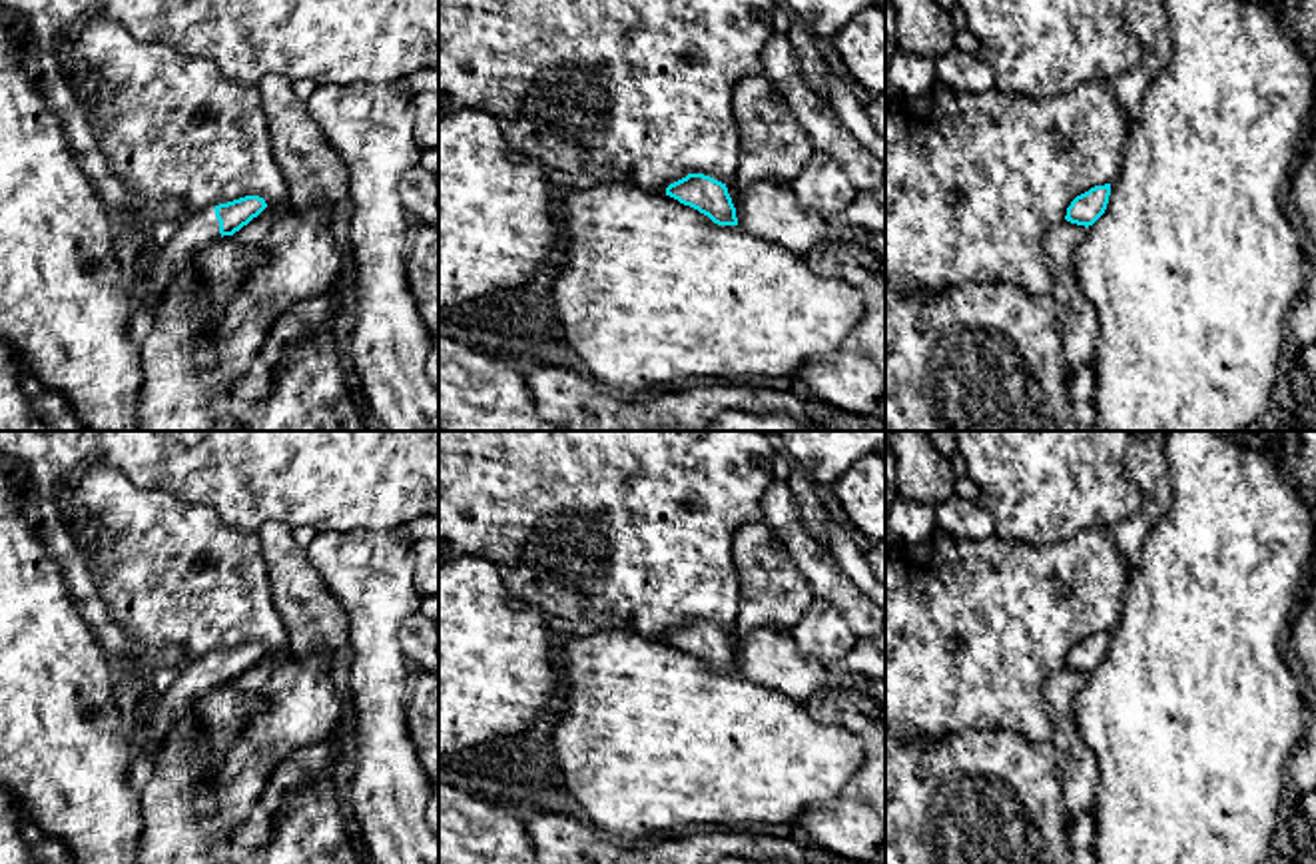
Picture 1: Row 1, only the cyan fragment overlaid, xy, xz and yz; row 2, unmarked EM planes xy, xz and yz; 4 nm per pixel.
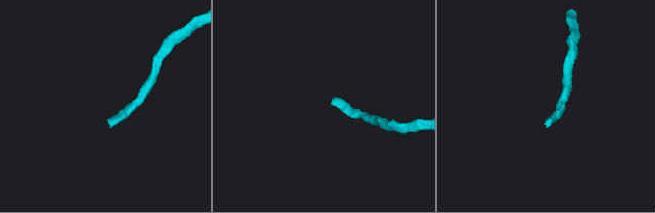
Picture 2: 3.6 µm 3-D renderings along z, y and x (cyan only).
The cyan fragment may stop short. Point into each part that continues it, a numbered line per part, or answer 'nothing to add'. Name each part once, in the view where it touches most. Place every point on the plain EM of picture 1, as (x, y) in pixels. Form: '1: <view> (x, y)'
1: xy (200, 677)

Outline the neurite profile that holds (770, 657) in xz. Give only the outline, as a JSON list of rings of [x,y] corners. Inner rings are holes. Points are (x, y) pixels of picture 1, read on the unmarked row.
[[[764,627],[746,637],[736,631],[726,635],[736,654],[738,674],[752,682],[778,688],[800,702],[835,682],[833,668],[804,654],[792,631]]]

